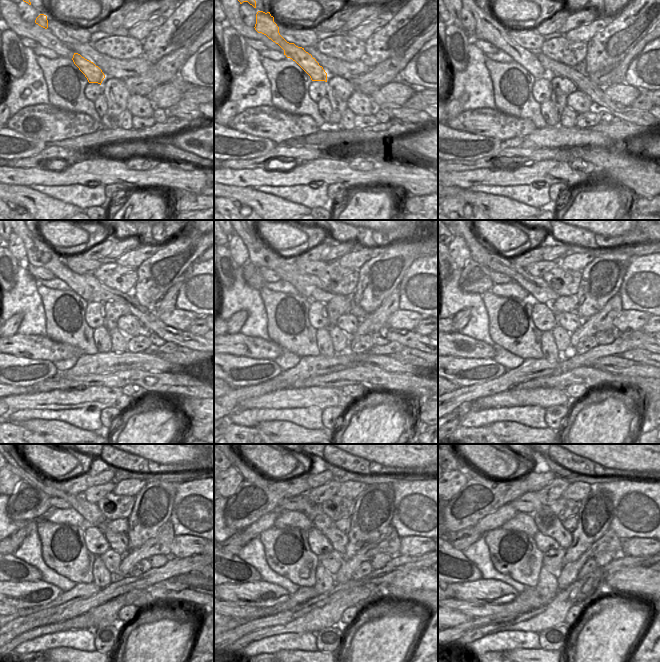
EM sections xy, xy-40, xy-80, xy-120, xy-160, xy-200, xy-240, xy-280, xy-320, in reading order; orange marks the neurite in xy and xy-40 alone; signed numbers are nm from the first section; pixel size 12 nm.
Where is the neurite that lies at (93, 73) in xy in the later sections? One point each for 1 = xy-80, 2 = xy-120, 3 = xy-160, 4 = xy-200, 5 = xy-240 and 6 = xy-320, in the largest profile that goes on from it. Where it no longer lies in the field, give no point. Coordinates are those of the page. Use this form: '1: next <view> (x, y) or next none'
1: next xy-80 (488, 28)
2: next xy-120 (40, 253)
3: next xy-160 (261, 253)
4: next xy-200 (481, 252)
5: next xy-240 (93, 516)
6: next xy-320 (469, 470)

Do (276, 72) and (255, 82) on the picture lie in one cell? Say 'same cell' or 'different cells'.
different cells

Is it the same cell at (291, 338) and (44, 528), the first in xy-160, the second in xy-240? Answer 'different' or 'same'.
same

